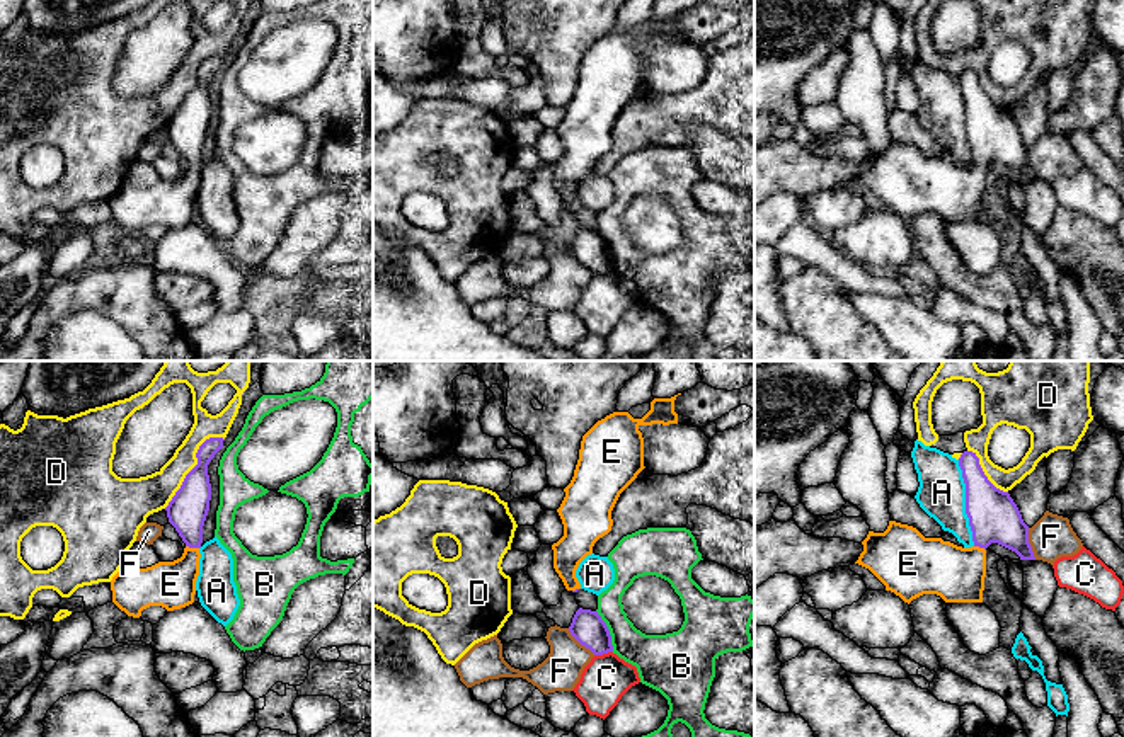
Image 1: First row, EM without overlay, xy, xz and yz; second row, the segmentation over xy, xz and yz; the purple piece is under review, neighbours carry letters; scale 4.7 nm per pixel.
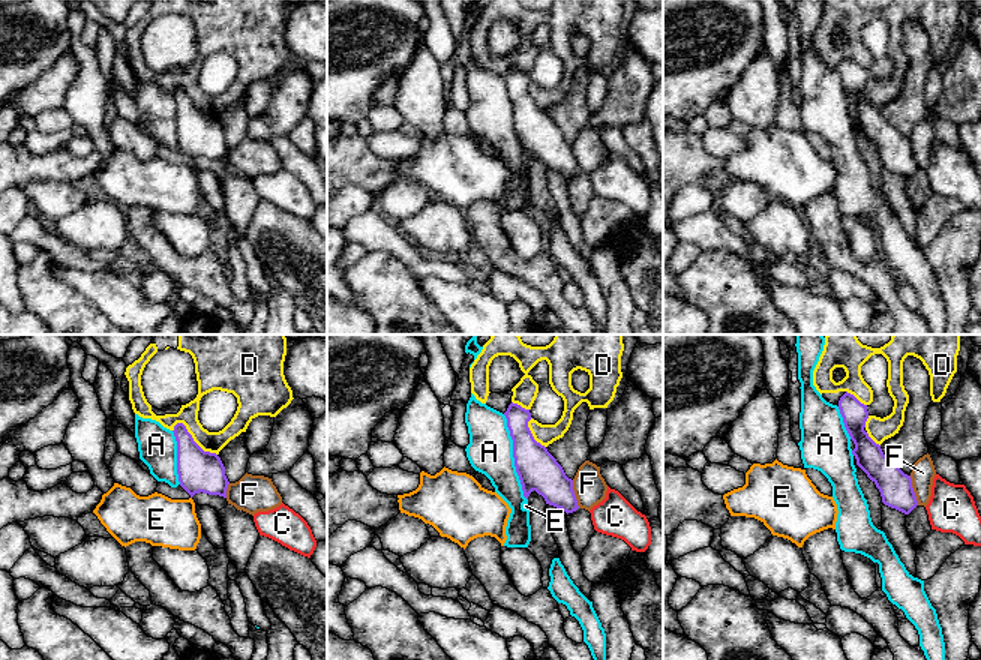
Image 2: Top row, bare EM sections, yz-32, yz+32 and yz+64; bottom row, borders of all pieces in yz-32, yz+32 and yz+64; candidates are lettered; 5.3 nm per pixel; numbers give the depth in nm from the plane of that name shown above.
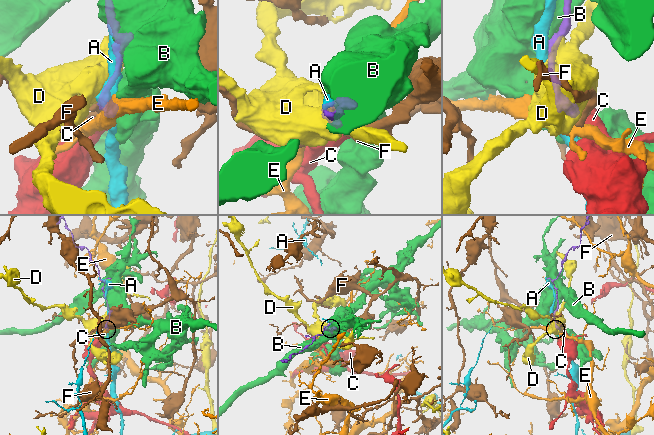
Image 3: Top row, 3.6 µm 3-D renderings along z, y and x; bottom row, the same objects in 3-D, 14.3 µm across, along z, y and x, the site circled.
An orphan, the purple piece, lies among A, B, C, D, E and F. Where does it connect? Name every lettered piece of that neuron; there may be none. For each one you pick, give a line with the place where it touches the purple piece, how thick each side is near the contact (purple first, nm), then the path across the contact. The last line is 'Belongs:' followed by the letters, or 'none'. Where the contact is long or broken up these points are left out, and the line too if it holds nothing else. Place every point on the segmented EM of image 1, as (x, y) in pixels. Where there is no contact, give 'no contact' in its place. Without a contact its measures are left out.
E: contact xy (193, 547); calibres 190 and 220 nm; way xy (188, 509), (193, 547), (188, 567), (171, 584)
Belongs: E

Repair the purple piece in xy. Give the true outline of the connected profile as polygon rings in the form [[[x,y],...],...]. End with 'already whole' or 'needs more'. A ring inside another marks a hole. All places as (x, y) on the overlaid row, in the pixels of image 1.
[[[209,437],[199,446],[198,465],[186,475],[165,507],[169,523],[186,543],[182,557],[146,568],[124,563],[112,577],[112,603],[128,616],[140,618],[141,611],[150,606],[174,611],[194,603],[203,526],[211,500],[208,465],[223,448],[223,441],[223,437]]]; needs more

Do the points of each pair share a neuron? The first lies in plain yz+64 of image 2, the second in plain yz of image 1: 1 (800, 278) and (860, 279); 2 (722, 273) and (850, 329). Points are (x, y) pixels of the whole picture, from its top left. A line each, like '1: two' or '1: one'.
1: one
2: one

